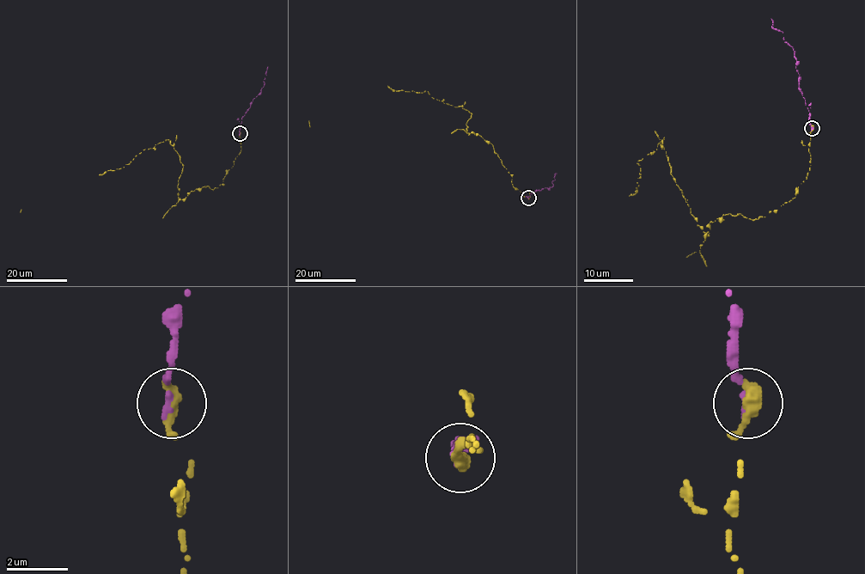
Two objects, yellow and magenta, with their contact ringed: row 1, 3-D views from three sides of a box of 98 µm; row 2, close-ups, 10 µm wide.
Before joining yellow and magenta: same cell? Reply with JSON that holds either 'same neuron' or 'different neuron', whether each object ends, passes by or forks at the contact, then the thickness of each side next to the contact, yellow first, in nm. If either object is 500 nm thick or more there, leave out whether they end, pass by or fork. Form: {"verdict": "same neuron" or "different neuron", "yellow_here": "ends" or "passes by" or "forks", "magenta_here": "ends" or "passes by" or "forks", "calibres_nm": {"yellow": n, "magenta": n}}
{"verdict": "different neuron", "yellow_here": "ends", "magenta_here": "ends", "calibres_nm": {"yellow": 480, "magenta": 280}}

